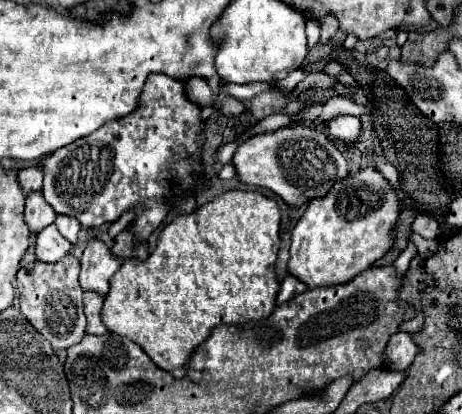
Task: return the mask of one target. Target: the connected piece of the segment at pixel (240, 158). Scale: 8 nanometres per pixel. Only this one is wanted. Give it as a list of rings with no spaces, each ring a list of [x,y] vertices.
[[[289,125],[273,133],[255,135],[239,145],[233,155],[233,165],[243,183],[271,189],[291,207],[301,207],[313,197],[325,197],[337,179],[341,181],[349,175],[345,157],[333,141],[313,125]]]

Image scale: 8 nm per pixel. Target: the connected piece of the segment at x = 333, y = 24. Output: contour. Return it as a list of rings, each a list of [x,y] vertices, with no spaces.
[[[327,13],[323,19],[321,19],[321,43],[329,43],[335,33],[339,29],[339,21],[333,13]]]

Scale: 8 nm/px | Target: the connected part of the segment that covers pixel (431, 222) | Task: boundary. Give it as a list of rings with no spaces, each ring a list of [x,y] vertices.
[[[415,213],[413,215],[411,229],[415,233],[419,233],[421,237],[425,237],[425,239],[437,239],[437,235],[439,235],[439,223],[433,217],[421,215],[421,213]]]

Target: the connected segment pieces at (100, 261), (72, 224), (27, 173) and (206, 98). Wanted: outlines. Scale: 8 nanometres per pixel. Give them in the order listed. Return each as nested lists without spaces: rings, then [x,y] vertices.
[[[89,239],[81,257],[81,287],[105,295],[109,291],[109,279],[121,267],[121,263],[123,259],[117,259],[117,255],[113,255],[101,239]]]
[[[57,215],[55,225],[61,231],[61,235],[65,235],[65,239],[69,239],[71,243],[77,241],[77,233],[79,233],[79,227],[81,227],[77,219],[73,219],[69,215]]]
[[[33,165],[27,169],[19,171],[19,181],[25,187],[25,191],[33,191],[33,189],[41,189],[43,187],[43,167],[41,165]]]
[[[191,77],[185,81],[185,91],[187,91],[187,97],[191,101],[195,101],[199,107],[205,107],[205,105],[213,105],[213,93],[207,85],[205,79],[201,77]]]

